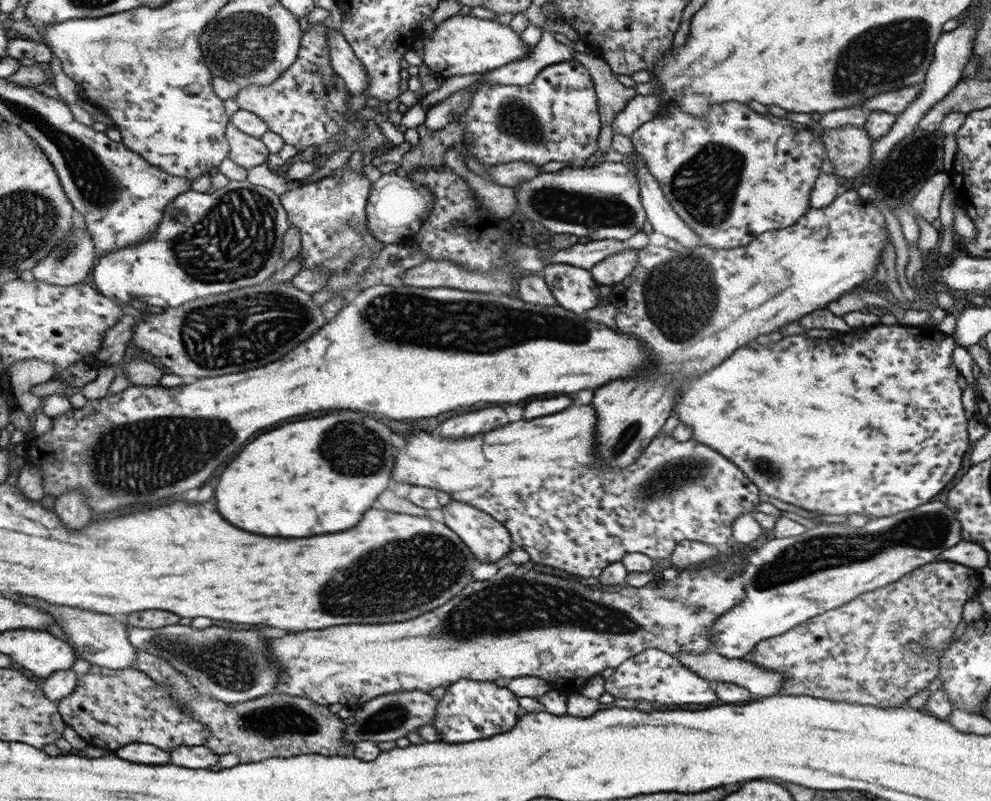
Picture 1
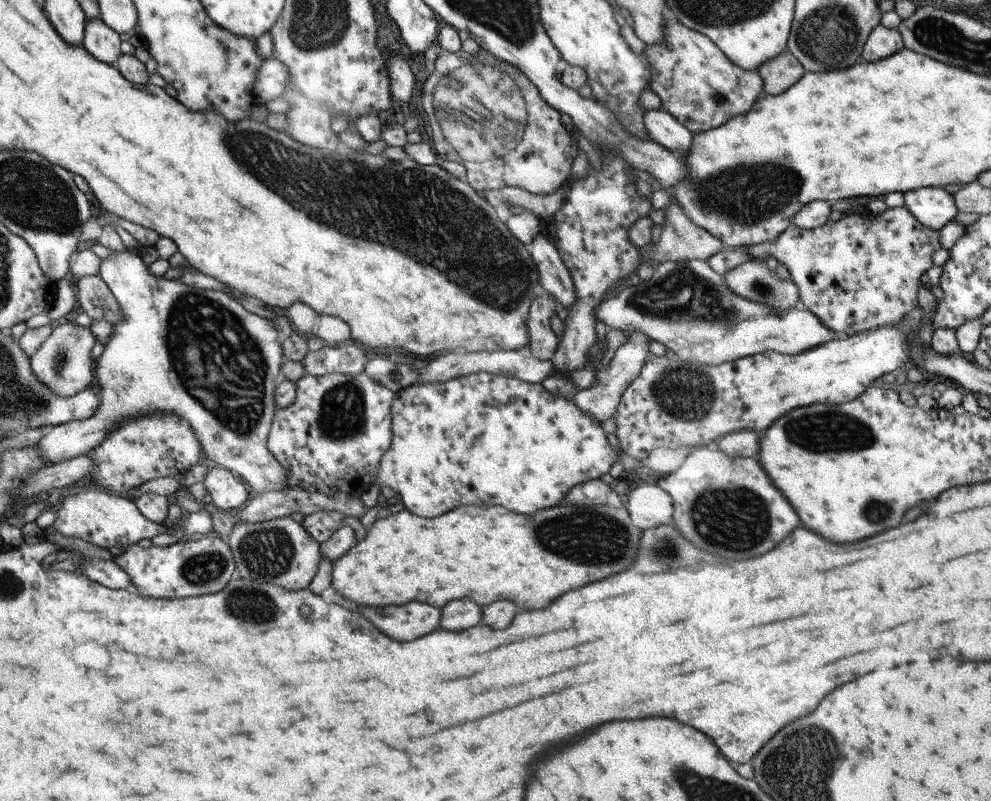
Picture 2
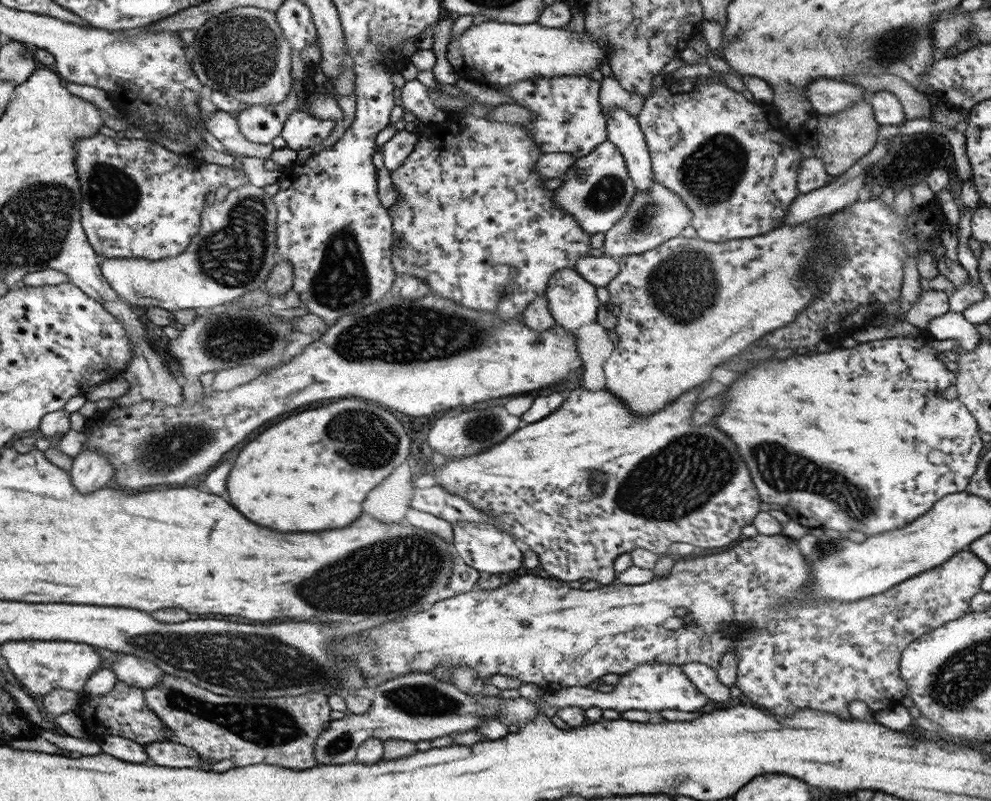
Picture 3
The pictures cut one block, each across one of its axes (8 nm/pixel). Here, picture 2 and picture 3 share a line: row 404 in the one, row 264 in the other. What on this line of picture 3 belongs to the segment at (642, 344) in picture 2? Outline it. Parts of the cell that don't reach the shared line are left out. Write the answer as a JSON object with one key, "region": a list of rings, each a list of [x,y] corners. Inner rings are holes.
{"region":[[[588,256],[577,260],[574,268],[577,273],[590,284],[596,287],[610,284],[610,281],[618,274],[619,263],[612,257],[593,257]]]}

